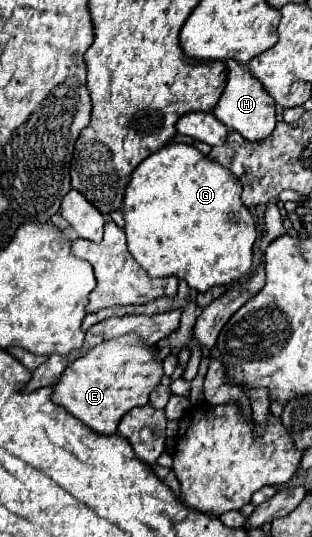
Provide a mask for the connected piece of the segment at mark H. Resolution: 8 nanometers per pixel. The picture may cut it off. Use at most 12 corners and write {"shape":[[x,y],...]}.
{"shape":[[237,61],[213,115],[249,141],[275,129],[275,101]]}

